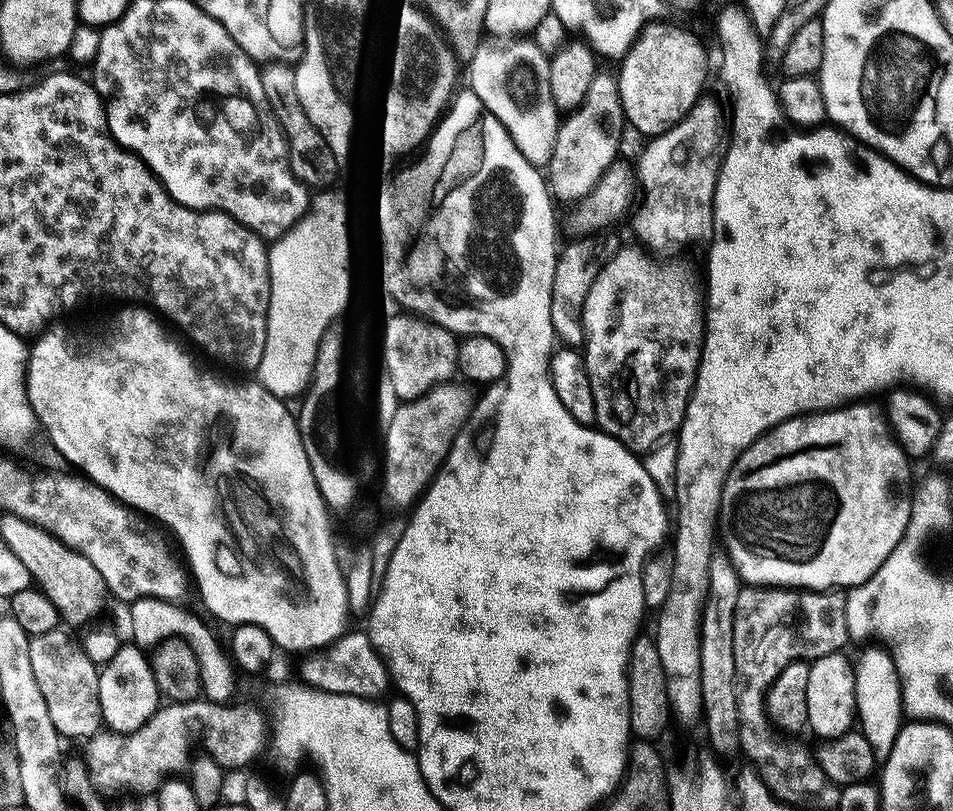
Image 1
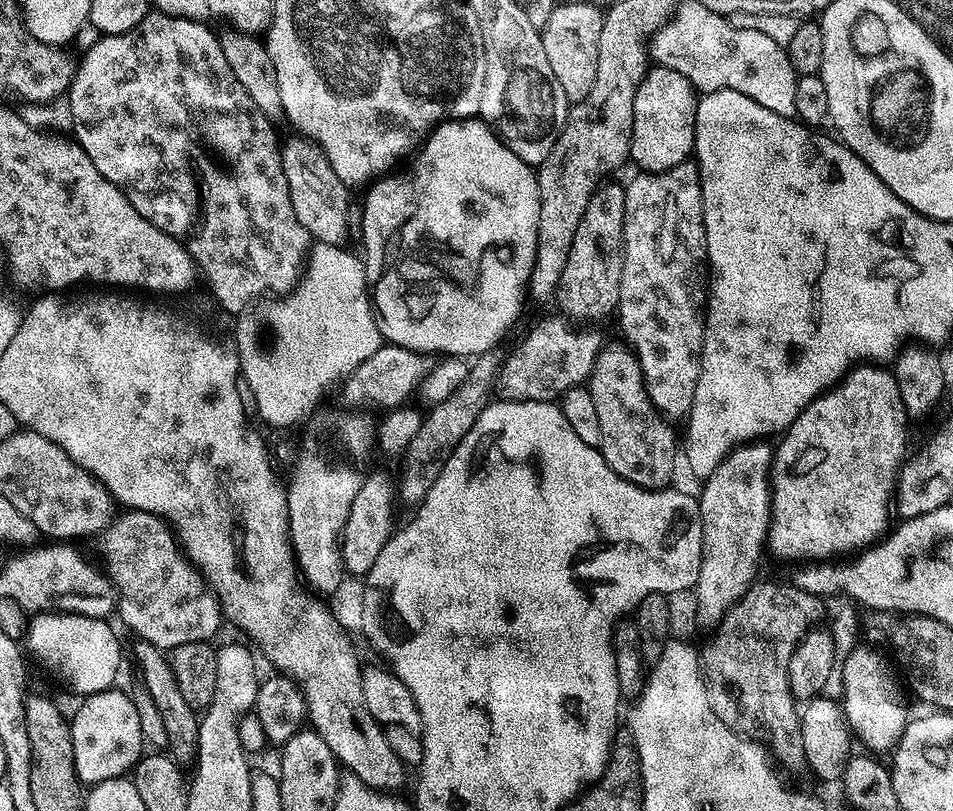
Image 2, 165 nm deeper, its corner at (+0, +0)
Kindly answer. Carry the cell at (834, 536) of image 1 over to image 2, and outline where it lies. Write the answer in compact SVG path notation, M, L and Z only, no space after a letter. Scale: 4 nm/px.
M856 366L849 371L848 375L836 385L835 388L824 393L823 396L819 396L817 400L814 400L810 406L806 406L806 410L802 410L802 414L798 414L798 418L788 427L788 431L783 433L782 439L784 440L779 445L778 443L774 448L774 455L772 457L772 471L770 473L770 491L772 494L772 518L768 526L768 539L766 541L766 548L769 553L773 552L780 560L804 560L800 562L828 562L833 558L844 558L847 552L854 552L852 554L859 553L861 550L868 548L877 543L889 531L890 523L888 524L888 508L890 512L890 505L894 500L894 493L897 491L898 477L900 469L909 455L908 452L908 423L910 423L910 417L906 406L902 402L902 394L898 390L898 382L896 381L895 375L891 371L888 372L884 366Z

